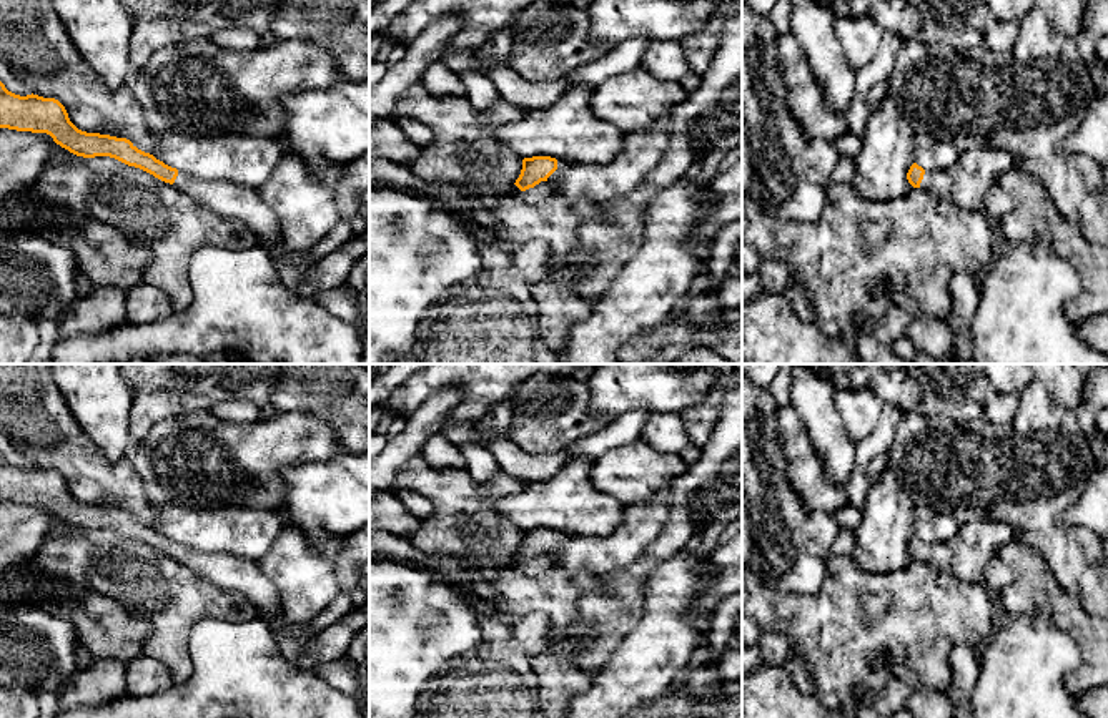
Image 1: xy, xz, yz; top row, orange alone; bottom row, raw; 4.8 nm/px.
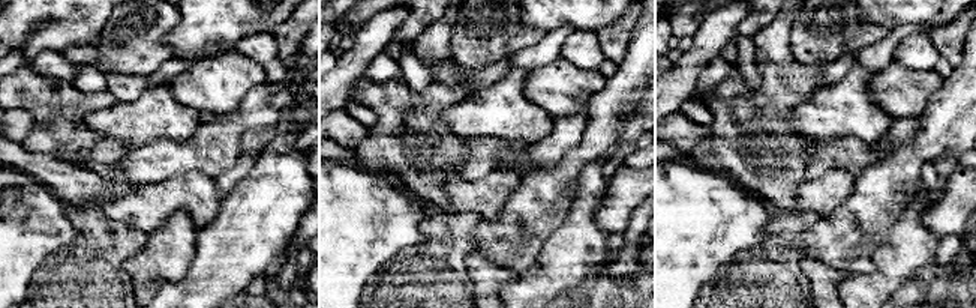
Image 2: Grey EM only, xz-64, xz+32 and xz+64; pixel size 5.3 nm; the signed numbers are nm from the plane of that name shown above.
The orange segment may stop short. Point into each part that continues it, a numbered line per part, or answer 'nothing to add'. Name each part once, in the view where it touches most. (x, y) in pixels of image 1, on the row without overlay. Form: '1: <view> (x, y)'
1: xz (544, 562)

